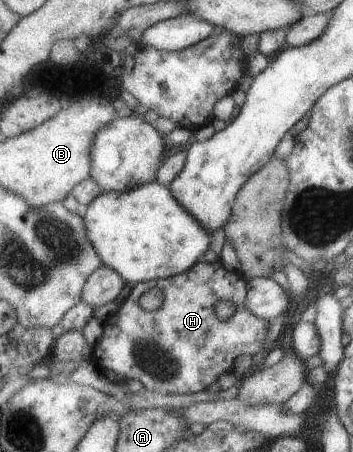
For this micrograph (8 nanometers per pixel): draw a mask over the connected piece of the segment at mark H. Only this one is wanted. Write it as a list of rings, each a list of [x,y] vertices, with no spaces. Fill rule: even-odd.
[[[217,259],[213,263],[206,262],[195,262],[189,269],[182,271],[181,273],[166,277],[159,278],[156,280],[149,280],[146,282],[136,283],[132,285],[130,289],[129,295],[118,305],[118,308],[112,313],[109,314],[102,323],[102,337],[96,344],[94,344],[92,351],[92,359],[99,367],[99,370],[104,371],[105,369],[109,370],[111,375],[122,375],[124,377],[124,381],[127,379],[135,379],[135,381],[139,381],[145,389],[150,391],[163,391],[163,393],[178,393],[183,395],[187,394],[201,394],[201,392],[206,388],[212,385],[217,381],[218,375],[221,375],[224,371],[229,371],[231,369],[231,364],[233,363],[233,359],[237,357],[237,355],[251,355],[252,357],[256,354],[259,354],[264,349],[264,340],[266,339],[266,335],[270,326],[268,320],[264,320],[258,318],[256,315],[253,315],[246,307],[246,280],[239,274],[234,271],[227,271]],[[151,287],[158,287],[164,294],[163,301],[161,305],[153,310],[153,311],[144,311],[139,304],[137,303],[137,299],[139,296]],[[219,300],[227,300],[231,301],[234,305],[234,312],[230,315],[228,319],[218,319],[215,316],[215,311],[213,307],[215,307],[215,303]]]

